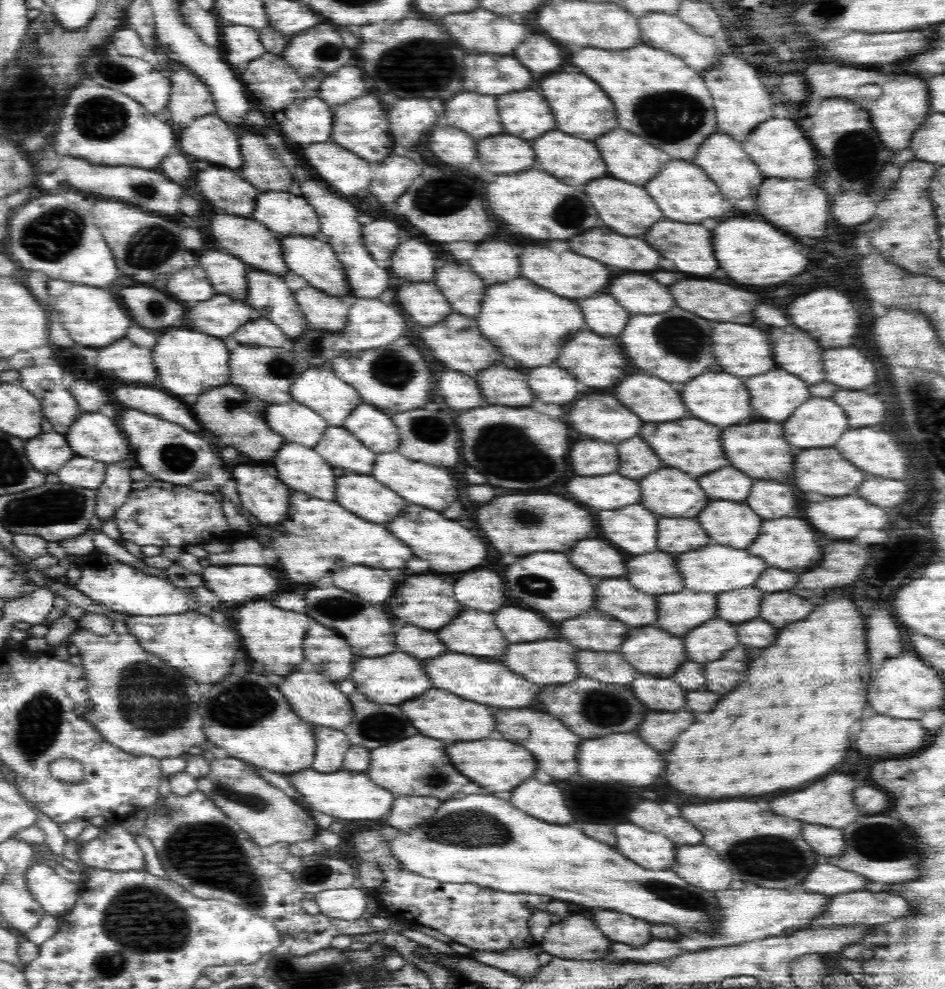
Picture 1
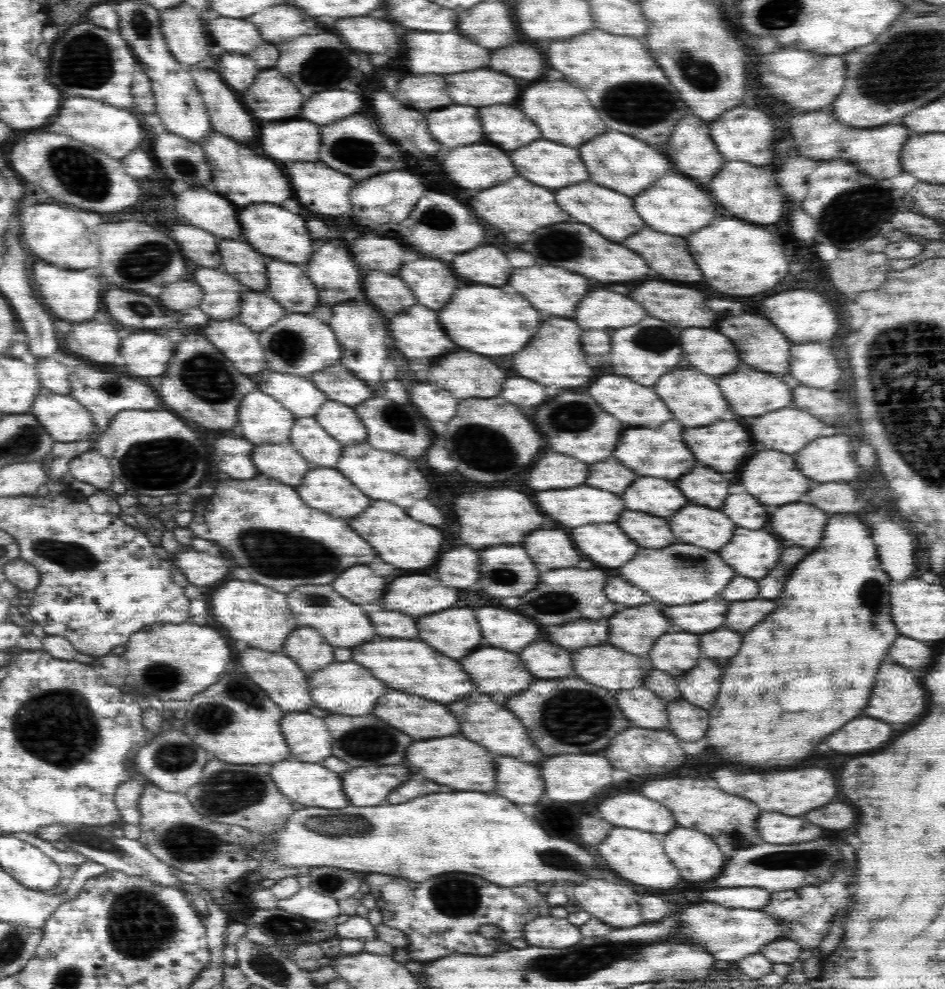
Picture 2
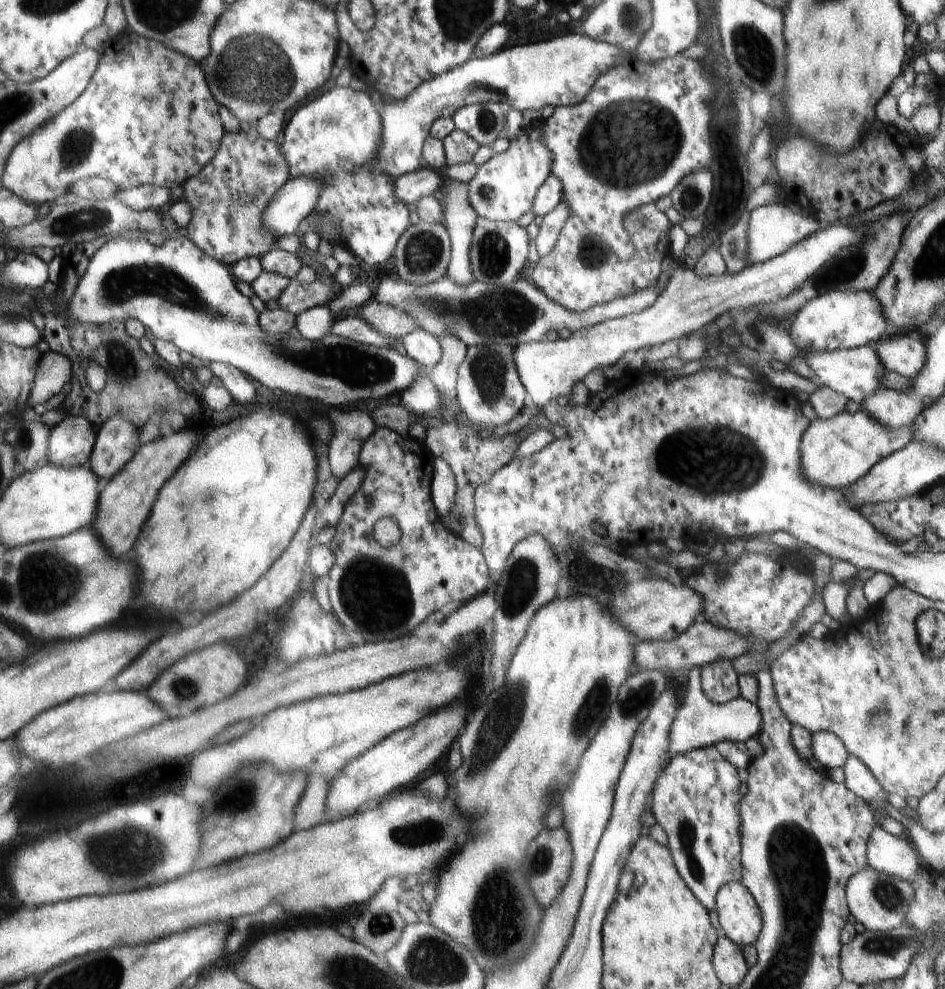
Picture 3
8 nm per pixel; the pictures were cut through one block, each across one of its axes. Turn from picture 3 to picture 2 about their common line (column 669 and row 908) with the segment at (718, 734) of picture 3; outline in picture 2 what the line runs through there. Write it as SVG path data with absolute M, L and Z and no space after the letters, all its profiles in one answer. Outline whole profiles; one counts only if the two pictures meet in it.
M724 887L712 888L704 892L706 898L714 898L712 902L726 905L727 907L750 907L752 909L764 908L772 898L772 891L764 890L762 887Z

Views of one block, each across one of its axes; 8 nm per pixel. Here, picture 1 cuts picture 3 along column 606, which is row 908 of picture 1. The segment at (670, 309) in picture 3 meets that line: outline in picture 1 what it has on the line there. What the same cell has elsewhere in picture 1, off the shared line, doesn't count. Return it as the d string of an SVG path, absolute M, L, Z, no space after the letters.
M350 888L323 890L316 896L320 913L342 920L356 920L366 912L367 893L362 889Z

